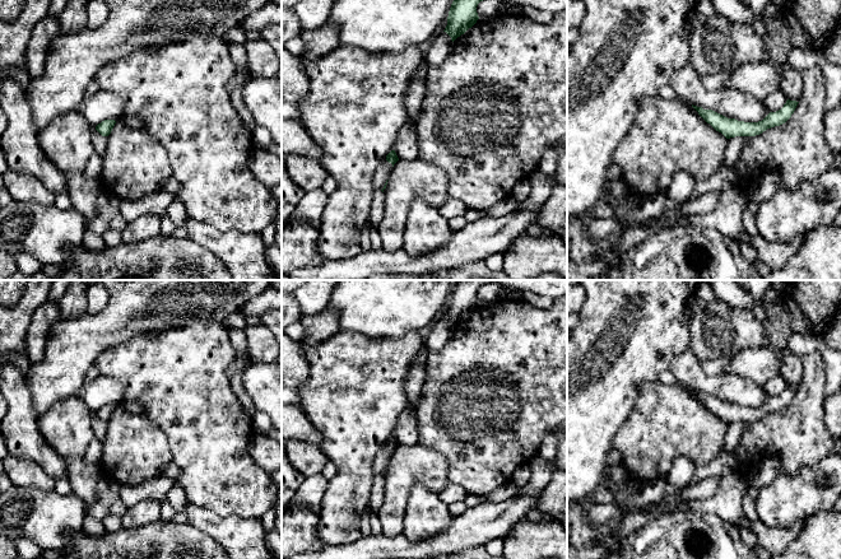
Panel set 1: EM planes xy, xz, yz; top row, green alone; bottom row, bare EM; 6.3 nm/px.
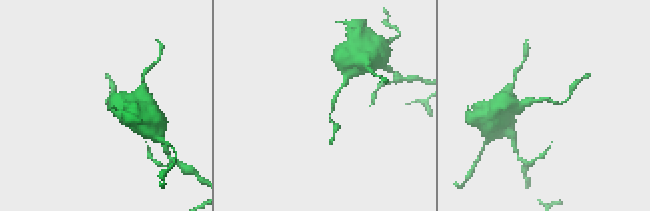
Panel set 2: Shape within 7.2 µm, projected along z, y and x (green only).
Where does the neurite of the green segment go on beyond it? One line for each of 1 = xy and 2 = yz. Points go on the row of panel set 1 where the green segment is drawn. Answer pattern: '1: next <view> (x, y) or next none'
1: next none
2: next none

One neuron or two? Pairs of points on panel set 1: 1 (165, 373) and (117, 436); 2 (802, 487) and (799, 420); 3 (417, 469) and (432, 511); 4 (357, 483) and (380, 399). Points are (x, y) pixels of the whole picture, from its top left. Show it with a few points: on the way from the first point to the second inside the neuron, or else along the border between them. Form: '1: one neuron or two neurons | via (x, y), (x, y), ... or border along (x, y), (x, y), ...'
1: two neurons | border along (140, 414), (147, 417), (165, 433)
2: two neurons | border along (826, 455), (803, 466), (794, 474), (780, 474)
3: two neurons | border along (437, 494), (422, 484), (416, 484), (405, 509)
4: one neuron | via (357, 462), (357, 429), (367, 419)

